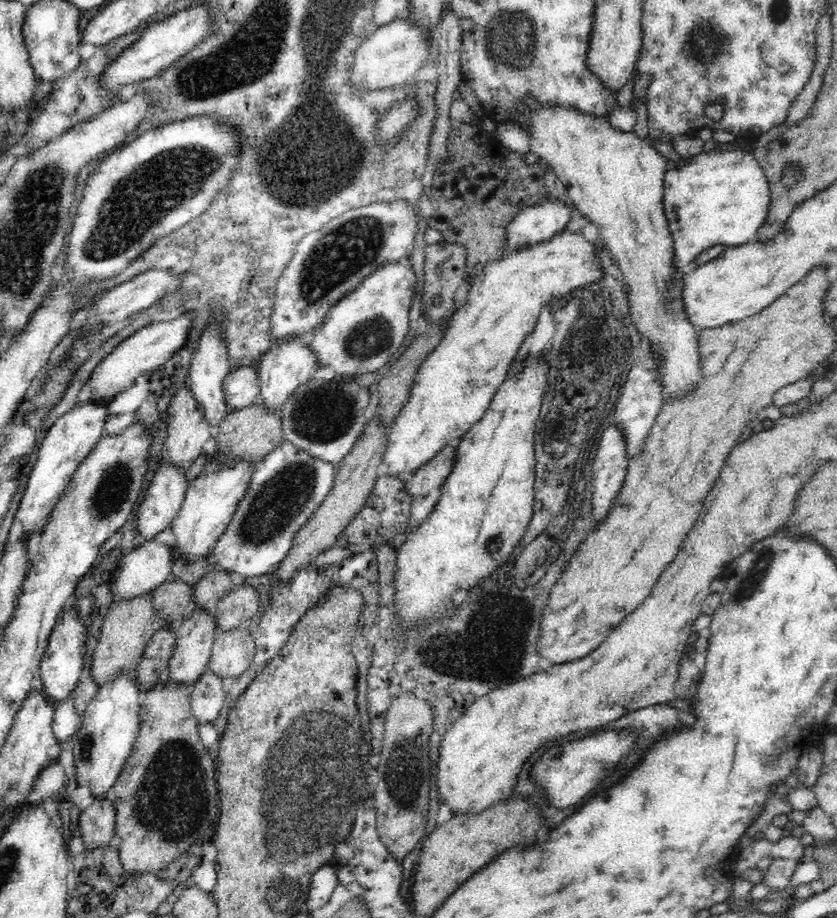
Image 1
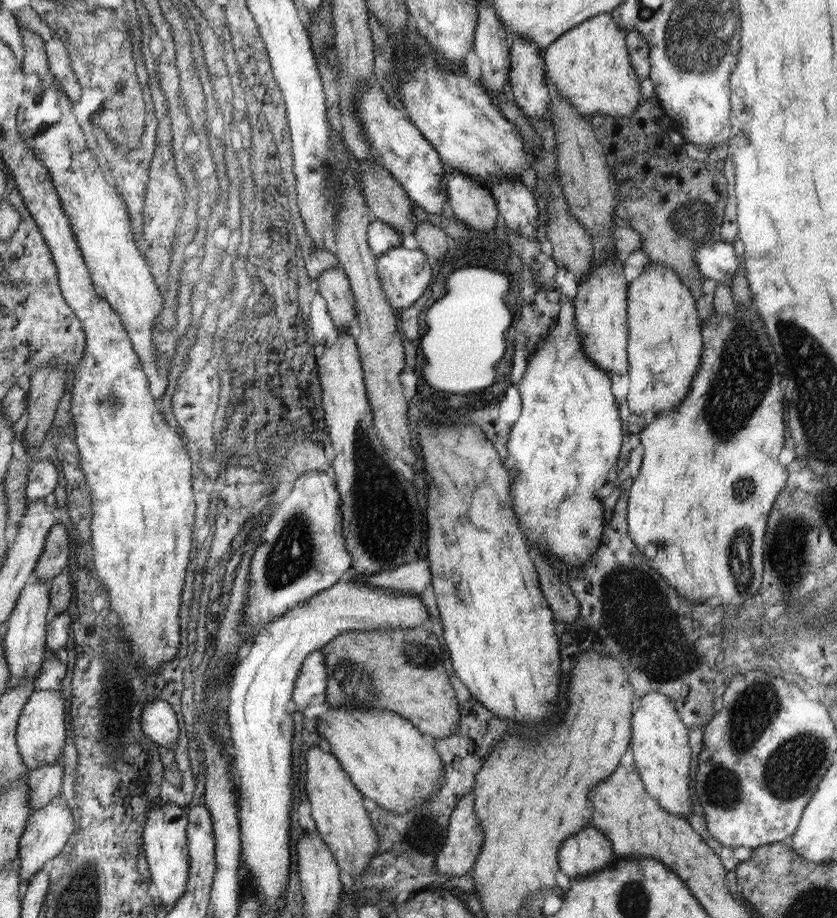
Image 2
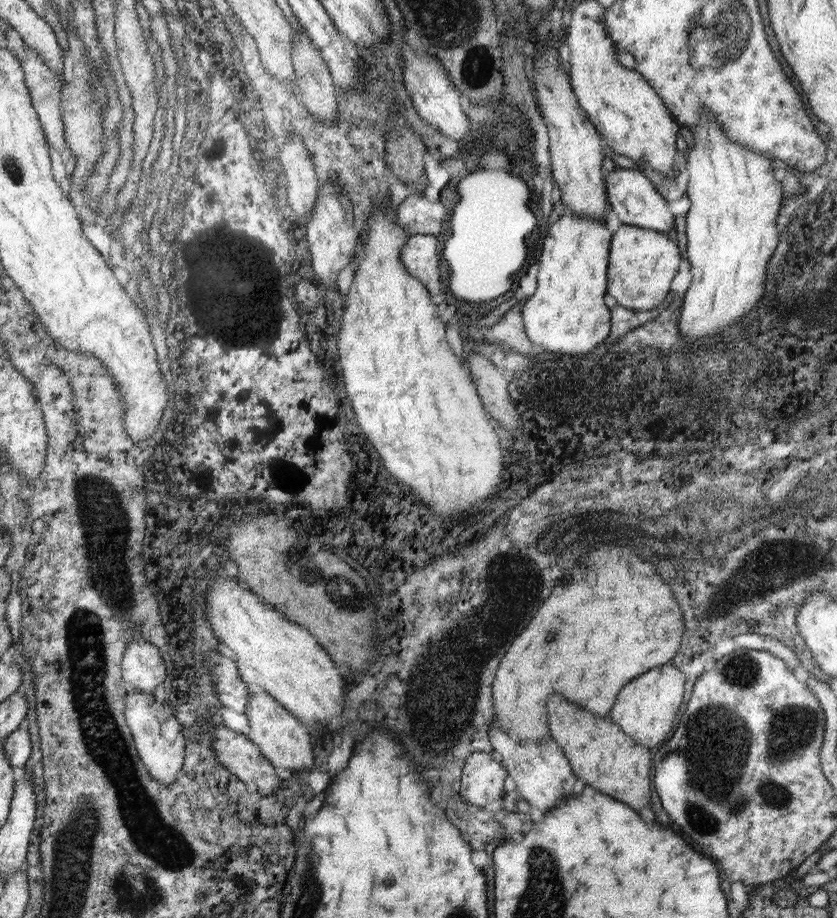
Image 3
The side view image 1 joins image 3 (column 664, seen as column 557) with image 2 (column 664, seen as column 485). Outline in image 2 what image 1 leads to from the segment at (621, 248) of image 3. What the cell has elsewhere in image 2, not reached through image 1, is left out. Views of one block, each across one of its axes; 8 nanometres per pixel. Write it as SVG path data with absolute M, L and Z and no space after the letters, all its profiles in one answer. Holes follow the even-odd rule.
M650 262L650 265L630 283L629 392L626 400L634 414L644 416L646 412L660 414L676 410L680 402L689 396L694 374L698 373L698 366L701 366L701 357L704 353L703 334L698 324L697 304L694 302L696 300L689 287L680 280L672 268L664 264Z

